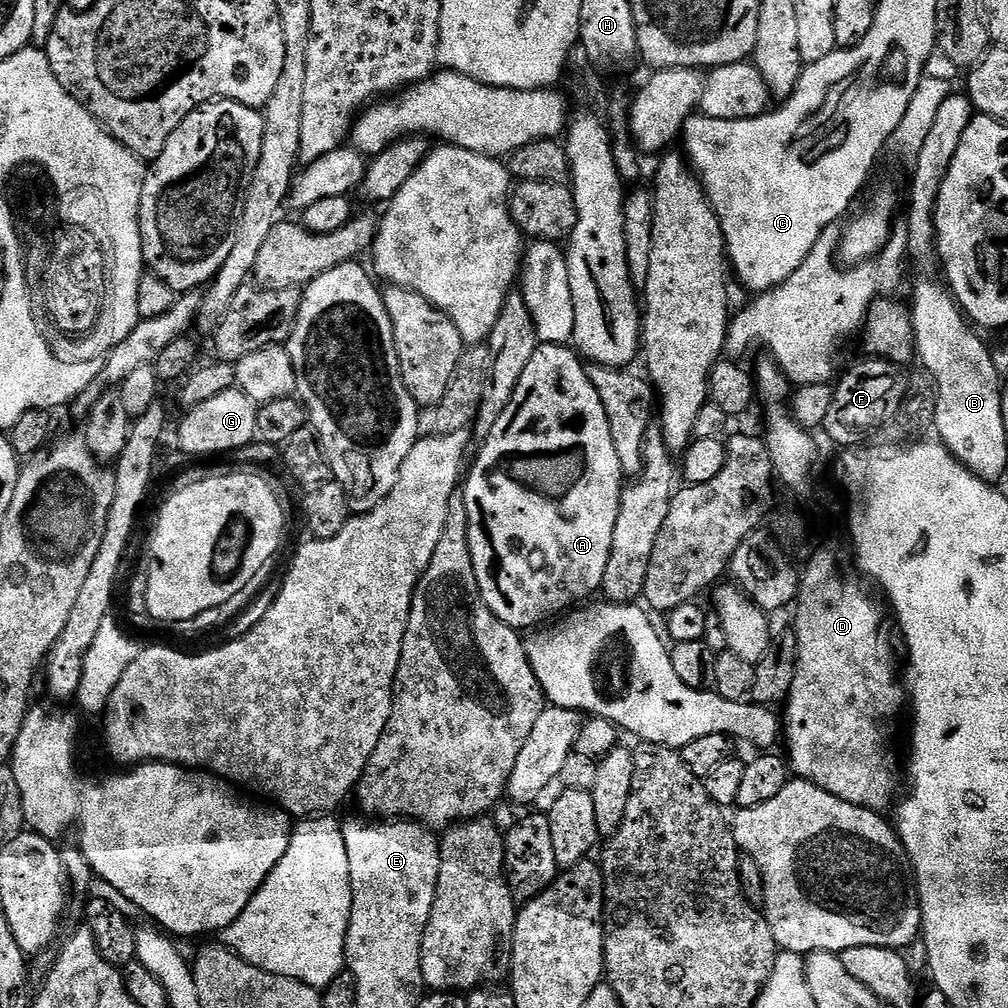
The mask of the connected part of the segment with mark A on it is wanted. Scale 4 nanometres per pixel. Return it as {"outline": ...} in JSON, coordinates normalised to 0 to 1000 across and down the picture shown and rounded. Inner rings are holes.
{"outline":[[[536,341],[533,344],[530,355],[526,355],[522,367],[518,367],[518,375],[510,387],[510,395],[506,395],[506,403],[498,407],[498,415],[490,419],[490,427],[483,429],[479,437],[480,441],[477,442],[472,457],[470,457],[471,452],[467,457],[458,480],[464,515],[466,554],[470,558],[474,585],[482,601],[486,601],[488,608],[498,617],[513,625],[528,625],[570,604],[576,597],[587,593],[582,591],[587,591],[590,587],[592,590],[596,586],[601,569],[601,558],[605,558],[605,542],[609,538],[609,518],[613,518],[615,491],[621,483],[621,473],[617,466],[617,458],[613,458],[613,449],[609,446],[609,435],[605,435],[605,419],[601,415],[597,395],[593,395],[593,387],[589,387],[585,379],[580,358],[566,344],[559,341]]]}

